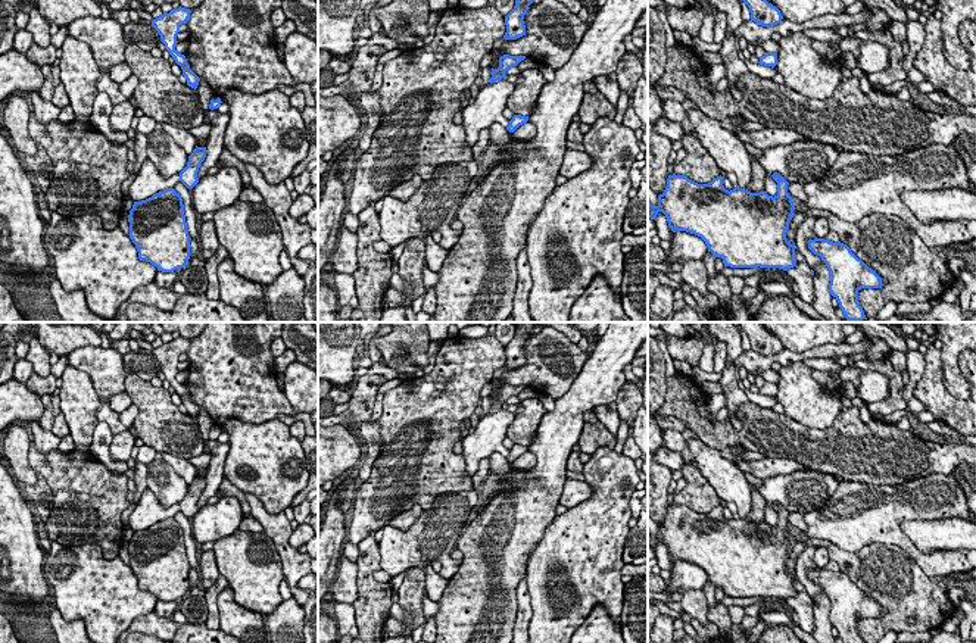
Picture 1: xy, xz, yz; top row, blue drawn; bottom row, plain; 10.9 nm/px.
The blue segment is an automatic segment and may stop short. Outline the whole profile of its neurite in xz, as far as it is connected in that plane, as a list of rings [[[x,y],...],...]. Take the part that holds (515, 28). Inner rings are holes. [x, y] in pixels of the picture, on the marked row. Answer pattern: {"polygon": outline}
{"polygon": [[[515,0],[514,9],[505,16],[506,32],[505,40],[517,40],[526,35],[524,15],[530,9],[533,0]]]}

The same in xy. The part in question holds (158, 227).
{"polygon": [[[174,188],[134,202],[128,222],[130,238],[140,260],[150,262],[162,272],[174,272],[188,265],[191,238],[183,199]]]}

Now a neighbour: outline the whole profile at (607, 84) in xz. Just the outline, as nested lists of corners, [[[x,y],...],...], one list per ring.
[[[611,72],[607,75],[598,75],[593,82],[599,93],[602,93],[611,104],[617,107],[620,99],[620,87],[617,81],[617,74]]]

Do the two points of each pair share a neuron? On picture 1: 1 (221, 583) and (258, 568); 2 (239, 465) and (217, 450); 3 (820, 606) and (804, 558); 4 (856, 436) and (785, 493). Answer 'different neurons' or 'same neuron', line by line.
1: different neurons
2: different neurons
3: same neuron
4: different neurons

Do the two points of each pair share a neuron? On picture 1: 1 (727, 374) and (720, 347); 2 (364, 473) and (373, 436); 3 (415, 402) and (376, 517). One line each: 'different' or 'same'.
1: different
2: same
3: same

